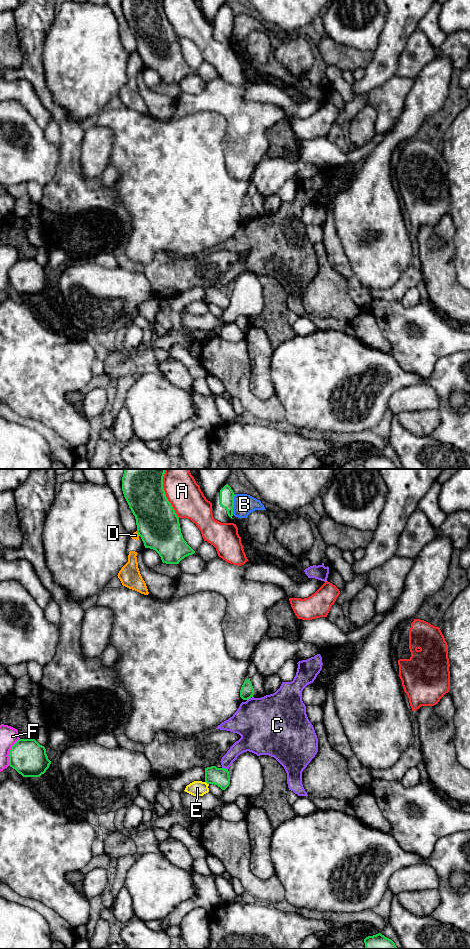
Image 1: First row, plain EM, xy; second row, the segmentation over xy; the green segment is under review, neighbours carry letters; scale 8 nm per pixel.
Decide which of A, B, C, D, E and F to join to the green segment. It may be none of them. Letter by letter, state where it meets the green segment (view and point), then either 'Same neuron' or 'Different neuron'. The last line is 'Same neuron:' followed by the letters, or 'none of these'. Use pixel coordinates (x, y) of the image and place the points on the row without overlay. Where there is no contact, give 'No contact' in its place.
A: Touches green at xy (167, 19). Different neuron
B: Touches green at xy (233, 24). Different neuron
C: Touches green at xy (224, 288). Different neuron
D: Touches green at xy (137, 52). Different neuron
E: Touches green at xy (207, 303). Different neuron
F: Touches green at xy (9, 272). Different neuron
Same neuron: none of these

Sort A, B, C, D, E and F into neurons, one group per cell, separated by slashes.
A / B C / D / E / F

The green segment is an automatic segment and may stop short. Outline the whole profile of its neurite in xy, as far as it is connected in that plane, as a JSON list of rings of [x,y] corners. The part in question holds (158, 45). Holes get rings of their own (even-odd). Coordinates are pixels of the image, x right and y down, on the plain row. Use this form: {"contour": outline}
{"contour": [[[122,0],[122,11],[135,36],[137,53],[141,57],[145,68],[155,70],[161,77],[162,82],[166,84],[179,84],[182,79],[195,73],[183,58],[179,37],[166,17],[163,0]]]}

